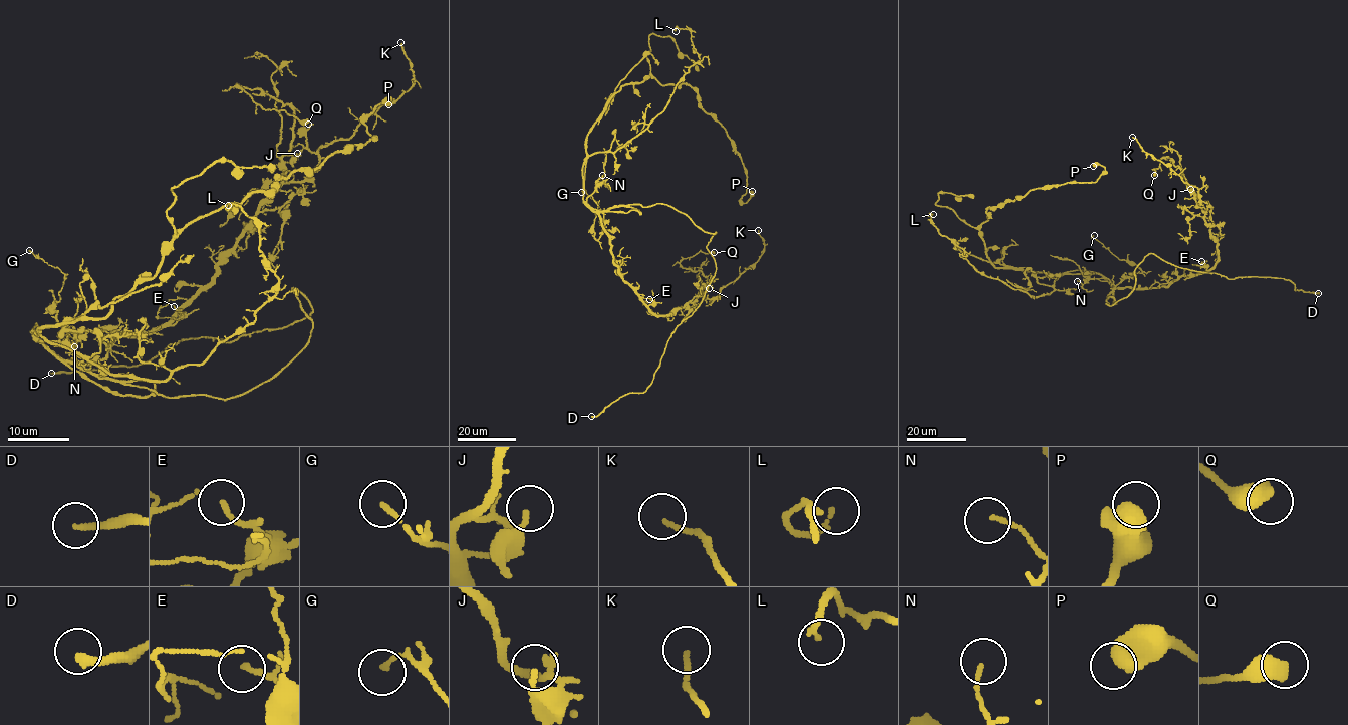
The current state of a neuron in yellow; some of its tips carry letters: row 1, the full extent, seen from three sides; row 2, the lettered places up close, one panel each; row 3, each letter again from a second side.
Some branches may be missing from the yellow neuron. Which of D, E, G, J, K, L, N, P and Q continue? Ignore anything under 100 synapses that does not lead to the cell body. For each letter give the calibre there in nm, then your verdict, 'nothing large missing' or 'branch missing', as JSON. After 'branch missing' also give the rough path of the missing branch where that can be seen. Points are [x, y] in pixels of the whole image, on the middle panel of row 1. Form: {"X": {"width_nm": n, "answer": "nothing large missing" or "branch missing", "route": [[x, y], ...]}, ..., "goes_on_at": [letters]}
{"D": {"width_nm": 200, "answer": "branch missing", "route": [[591, 416], [577, 422], [551, 423], [539, 433]]}, "E": {"width_nm": 100, "answer": "nothing large missing"}, "G": {"width_nm": 120, "answer": "nothing large missing"}, "J": {"width_nm": 190, "answer": "nothing large missing"}, "K": {"width_nm": 150, "answer": "nothing large missing"}, "L": {"width_nm": 140, "answer": "nothing large missing"}, "N": {"width_nm": 110, "answer": "nothing large missing"}, "P": {"width_nm": 500, "answer": "nothing large missing"}, "Q": {"width_nm": 650, "answer": "nothing large missing"}, "goes_on_at": ["D"]}

